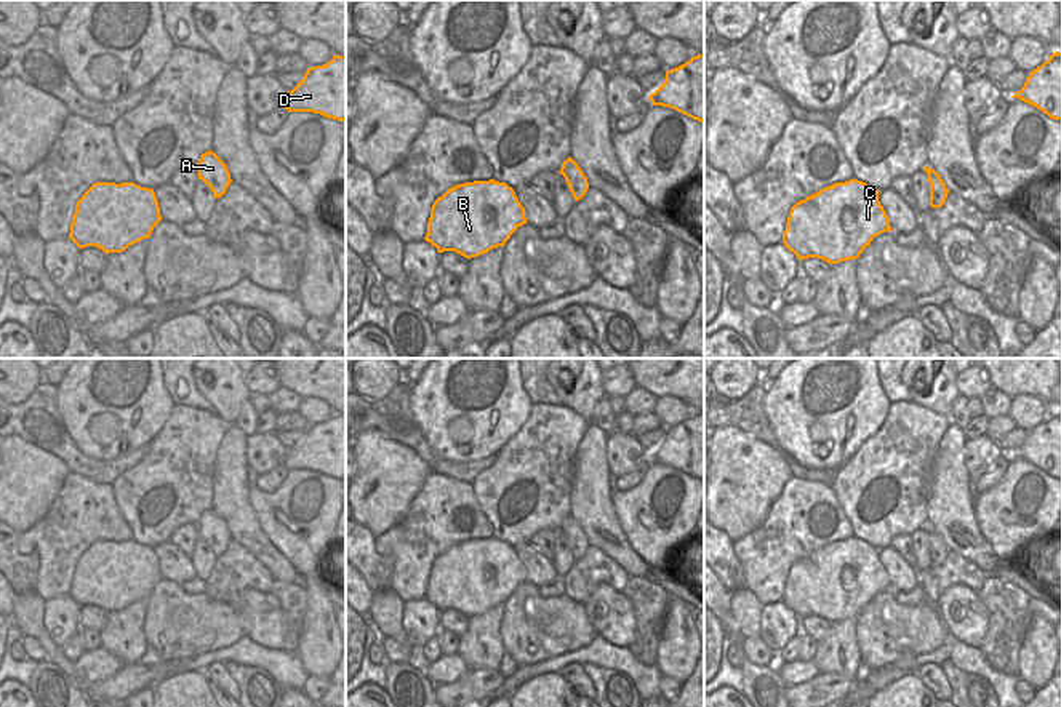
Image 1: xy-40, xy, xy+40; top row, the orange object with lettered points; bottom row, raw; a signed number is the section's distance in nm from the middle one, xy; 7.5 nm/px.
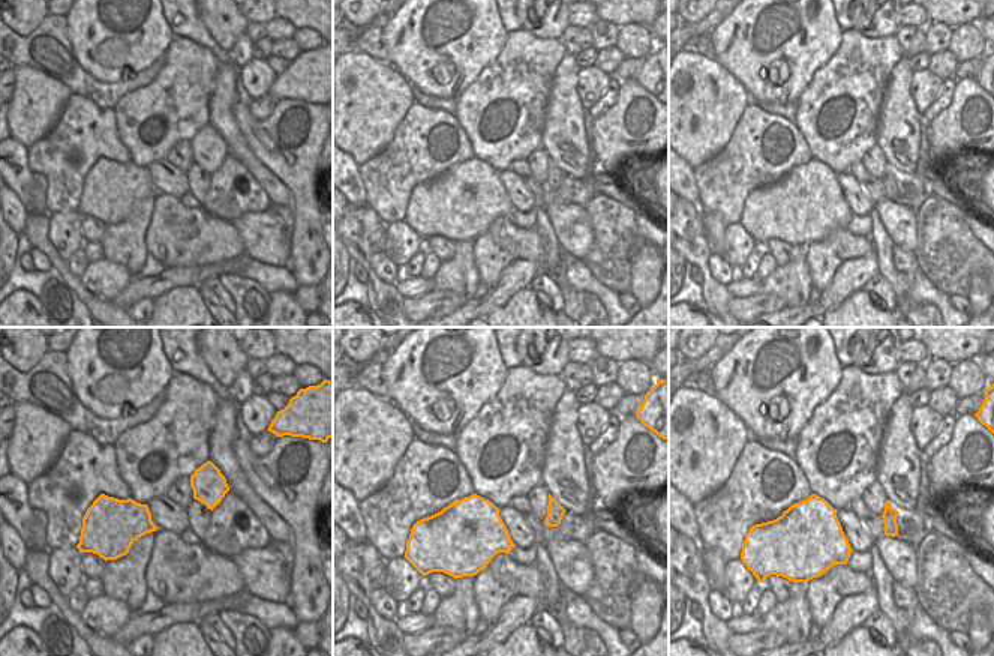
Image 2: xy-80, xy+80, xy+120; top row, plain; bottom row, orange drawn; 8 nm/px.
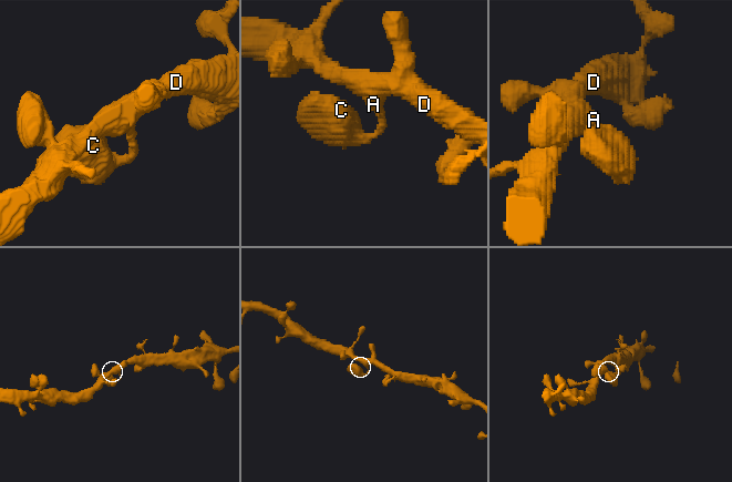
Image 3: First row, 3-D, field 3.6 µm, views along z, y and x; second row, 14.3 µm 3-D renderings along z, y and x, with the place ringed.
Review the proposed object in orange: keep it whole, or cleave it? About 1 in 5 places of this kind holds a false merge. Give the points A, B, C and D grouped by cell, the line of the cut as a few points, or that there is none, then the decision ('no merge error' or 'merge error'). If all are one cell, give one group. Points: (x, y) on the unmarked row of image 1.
A B C D; no cut; no merge error

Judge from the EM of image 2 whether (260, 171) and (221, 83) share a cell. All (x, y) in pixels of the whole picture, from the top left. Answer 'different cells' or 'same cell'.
same cell

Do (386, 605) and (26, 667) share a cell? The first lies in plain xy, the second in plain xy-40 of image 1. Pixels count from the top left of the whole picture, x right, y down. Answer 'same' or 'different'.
different

